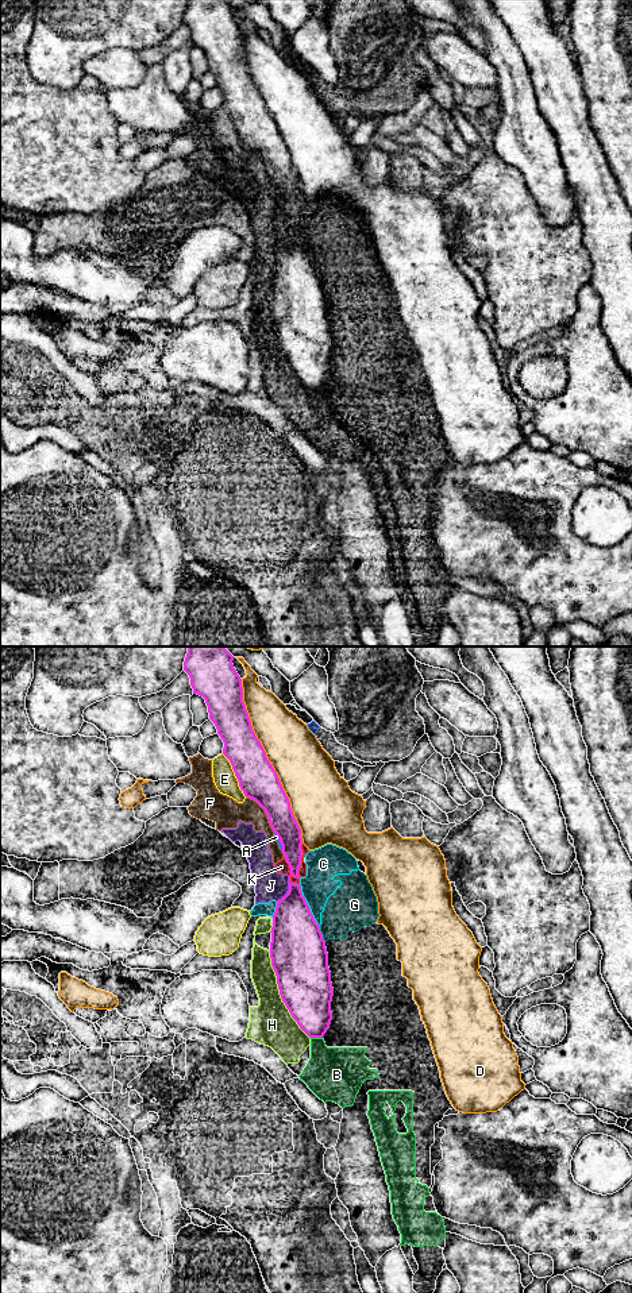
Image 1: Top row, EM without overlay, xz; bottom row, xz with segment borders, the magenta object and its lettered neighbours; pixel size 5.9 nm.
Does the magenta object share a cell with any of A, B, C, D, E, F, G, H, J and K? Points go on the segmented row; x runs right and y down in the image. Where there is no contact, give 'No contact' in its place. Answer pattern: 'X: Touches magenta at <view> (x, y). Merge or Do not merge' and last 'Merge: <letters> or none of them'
A: Touches magenta at xz (280, 841). Do not merge
B: Touches magenta at xz (316, 1037). Do not merge
C: Touches magenta at xz (308, 906). Do not merge
D: Touches magenta at xz (269, 761). Do not merge
E: Touches magenta at xz (235, 775). Do not merge
F: Touches magenta at xz (265, 811). Do not merge
G: Touches magenta at xz (322, 934). Do not merge
H: Touches magenta at xz (280, 994). Do not merge
J: Touches magenta at xz (289, 890). Do not merge
K: Touches magenta at xz (300, 865). Do not merge
Merge: none of them

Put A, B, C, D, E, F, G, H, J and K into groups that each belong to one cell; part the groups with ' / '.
A B C F G H J K / D / E

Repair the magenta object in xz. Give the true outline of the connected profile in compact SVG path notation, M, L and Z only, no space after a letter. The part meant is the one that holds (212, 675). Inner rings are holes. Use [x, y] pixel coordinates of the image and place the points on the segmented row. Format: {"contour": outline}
{"contour": "M188 646L184 671L190 678L193 694L205 699L209 719L224 742L223 754L230 760L240 790L265 810L282 845L290 876L300 879L304 854L301 829L280 777L253 730L243 702L242 679L232 660L224 646Z"}

